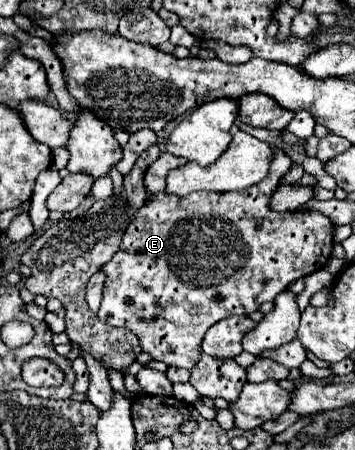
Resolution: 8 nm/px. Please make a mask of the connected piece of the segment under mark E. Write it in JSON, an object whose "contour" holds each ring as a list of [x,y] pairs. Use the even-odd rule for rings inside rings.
{"contour":[[[272,148],[272,154],[274,158],[268,178],[248,190],[228,194],[200,190],[188,194],[188,198],[176,198],[170,194],[148,198],[144,208],[138,210],[126,228],[120,250],[102,266],[108,274],[108,282],[104,286],[104,300],[98,318],[106,324],[128,328],[140,336],[144,352],[154,360],[190,370],[198,362],[202,338],[212,324],[236,314],[250,314],[258,310],[262,302],[272,302],[294,280],[324,268],[332,254],[334,224],[322,212],[274,212],[270,208],[272,194],[292,166],[292,160],[284,150]]]}

